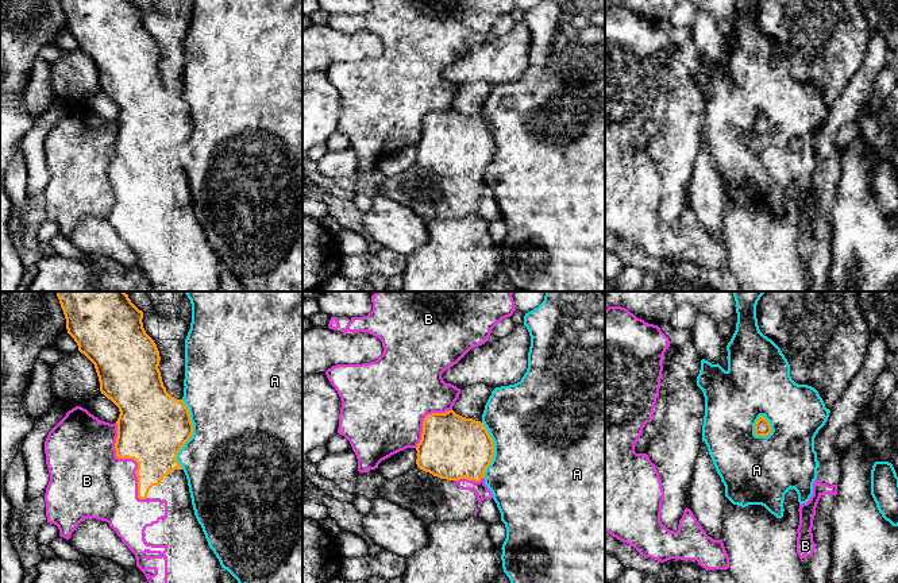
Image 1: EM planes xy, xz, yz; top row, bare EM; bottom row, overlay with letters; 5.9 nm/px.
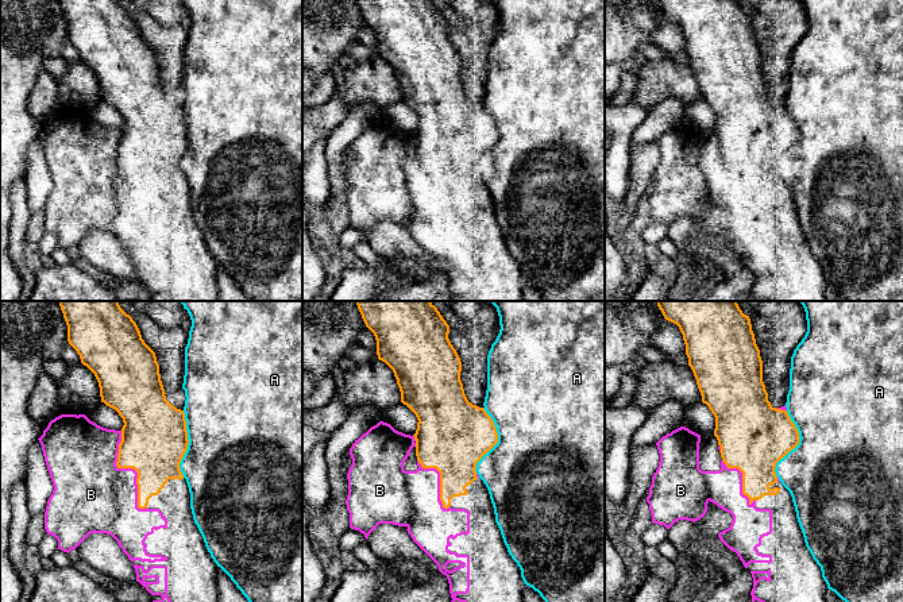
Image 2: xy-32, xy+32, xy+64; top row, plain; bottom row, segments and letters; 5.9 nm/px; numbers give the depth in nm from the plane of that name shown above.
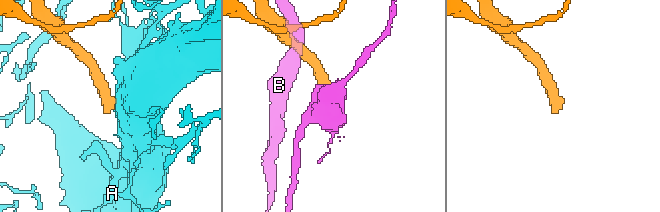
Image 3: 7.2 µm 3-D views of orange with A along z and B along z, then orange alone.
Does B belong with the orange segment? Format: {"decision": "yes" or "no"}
{"decision": "no"}

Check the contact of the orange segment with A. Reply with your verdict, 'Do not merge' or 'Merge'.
Do not merge

